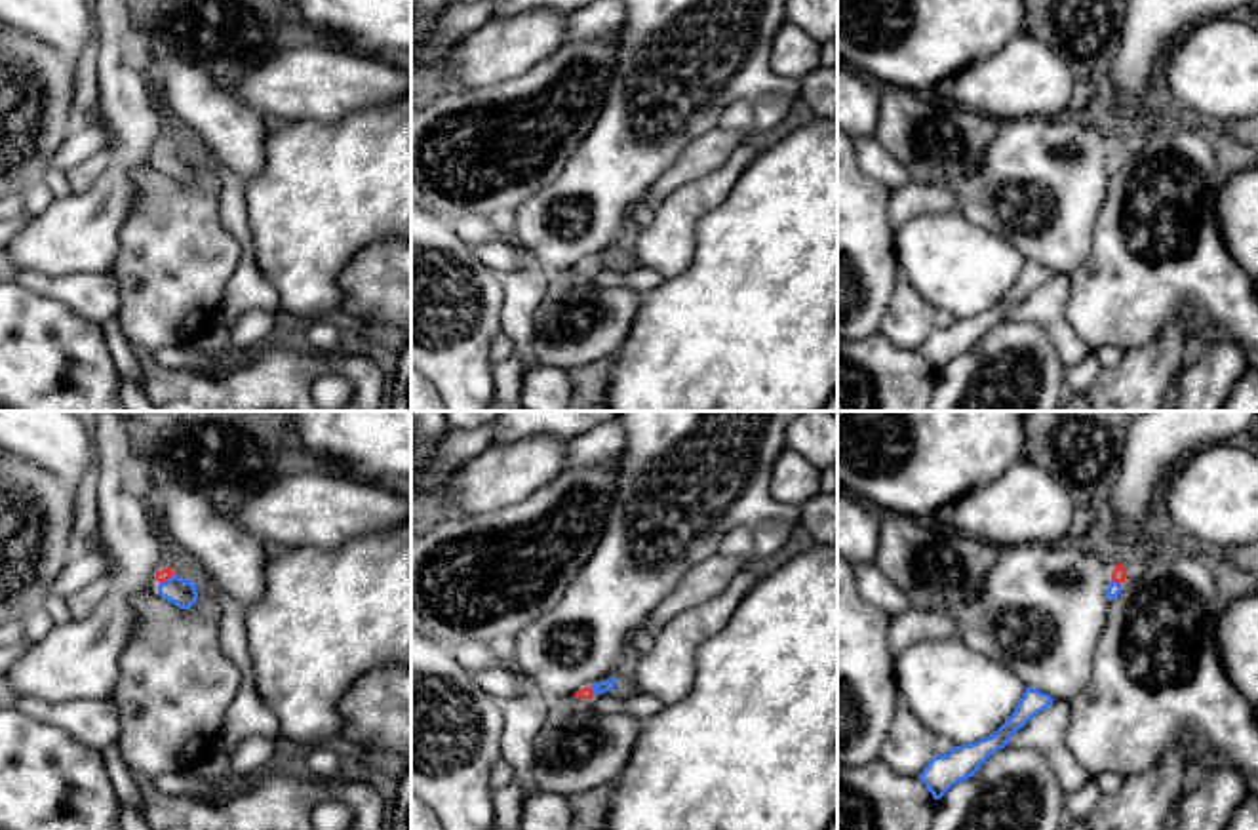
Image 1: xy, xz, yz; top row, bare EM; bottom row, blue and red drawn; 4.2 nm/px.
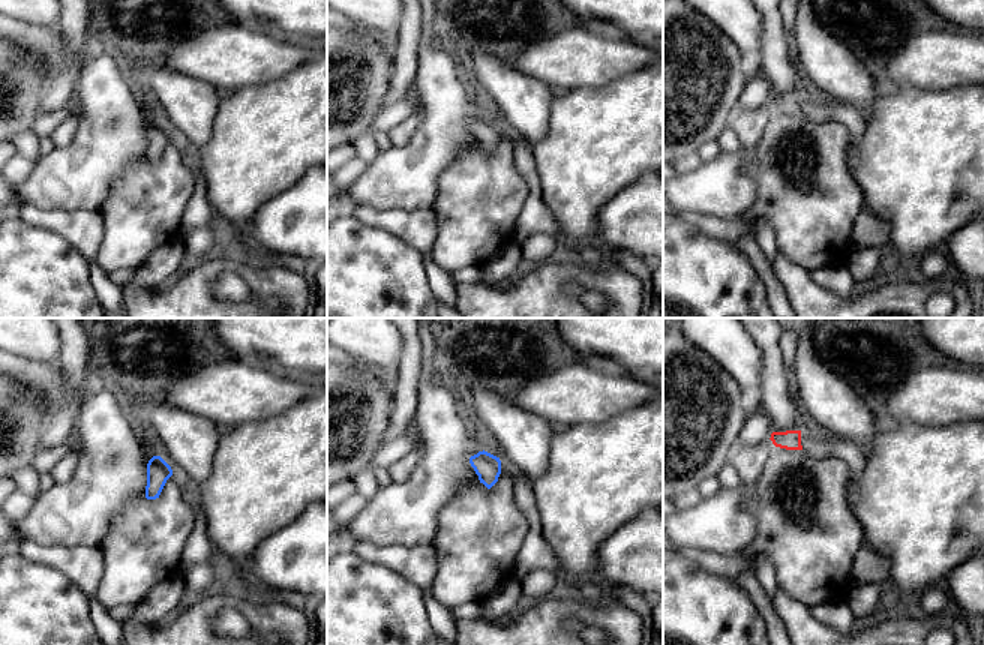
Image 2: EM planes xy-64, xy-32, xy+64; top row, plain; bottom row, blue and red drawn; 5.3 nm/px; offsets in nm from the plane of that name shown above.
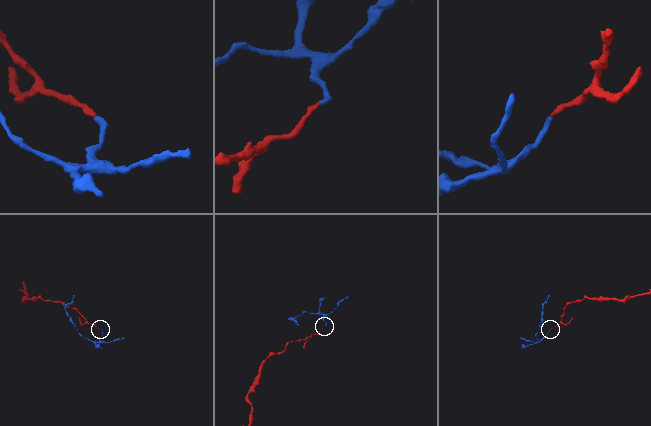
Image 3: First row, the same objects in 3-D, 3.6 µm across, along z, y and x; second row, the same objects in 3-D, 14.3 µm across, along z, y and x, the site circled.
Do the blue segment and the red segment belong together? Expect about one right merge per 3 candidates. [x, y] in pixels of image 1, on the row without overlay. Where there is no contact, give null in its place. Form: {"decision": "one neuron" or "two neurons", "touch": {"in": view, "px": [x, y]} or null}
{"decision": "one neuron", "touch": {"in": "xy", "px": [168, 153]}}

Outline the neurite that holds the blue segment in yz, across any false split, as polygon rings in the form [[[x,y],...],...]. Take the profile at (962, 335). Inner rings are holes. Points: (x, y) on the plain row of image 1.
[[[1026,261],[1012,289],[993,308],[934,329],[919,348],[921,356],[934,373],[940,373],[952,360],[973,350],[993,326],[1005,322],[1018,303],[1051,278],[1052,272],[1047,267]]]

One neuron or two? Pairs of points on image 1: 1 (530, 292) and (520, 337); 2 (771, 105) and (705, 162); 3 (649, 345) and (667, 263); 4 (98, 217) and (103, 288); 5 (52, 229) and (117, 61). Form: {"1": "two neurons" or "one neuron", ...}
{"1": "one neuron", "2": "one neuron", "3": "two neurons", "4": "two neurons", "5": "one neuron"}

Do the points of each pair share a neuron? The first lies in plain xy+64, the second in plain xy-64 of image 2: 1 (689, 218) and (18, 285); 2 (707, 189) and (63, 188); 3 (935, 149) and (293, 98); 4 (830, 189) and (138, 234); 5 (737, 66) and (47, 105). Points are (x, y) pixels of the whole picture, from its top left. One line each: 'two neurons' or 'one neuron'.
1: two neurons
2: one neuron
3: one neuron
4: one neuron
5: two neurons

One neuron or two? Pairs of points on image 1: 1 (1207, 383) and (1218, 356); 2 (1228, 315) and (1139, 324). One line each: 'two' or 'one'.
1: one
2: one

